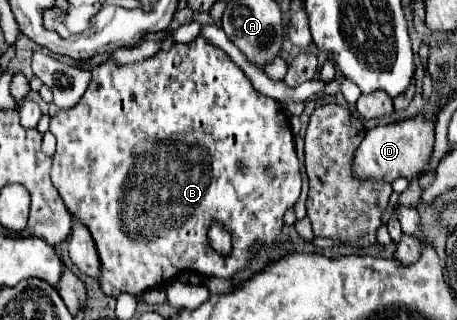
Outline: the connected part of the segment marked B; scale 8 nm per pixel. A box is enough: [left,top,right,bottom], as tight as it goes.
[51,36,301,296]

